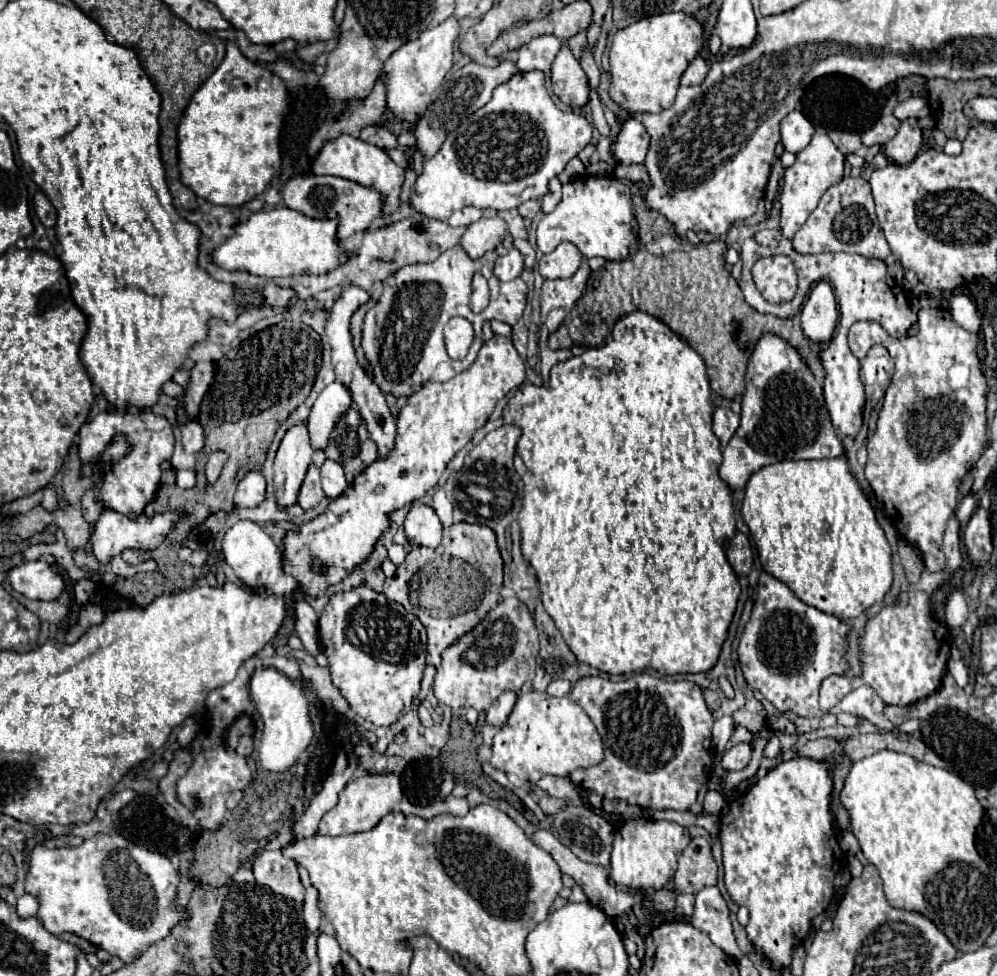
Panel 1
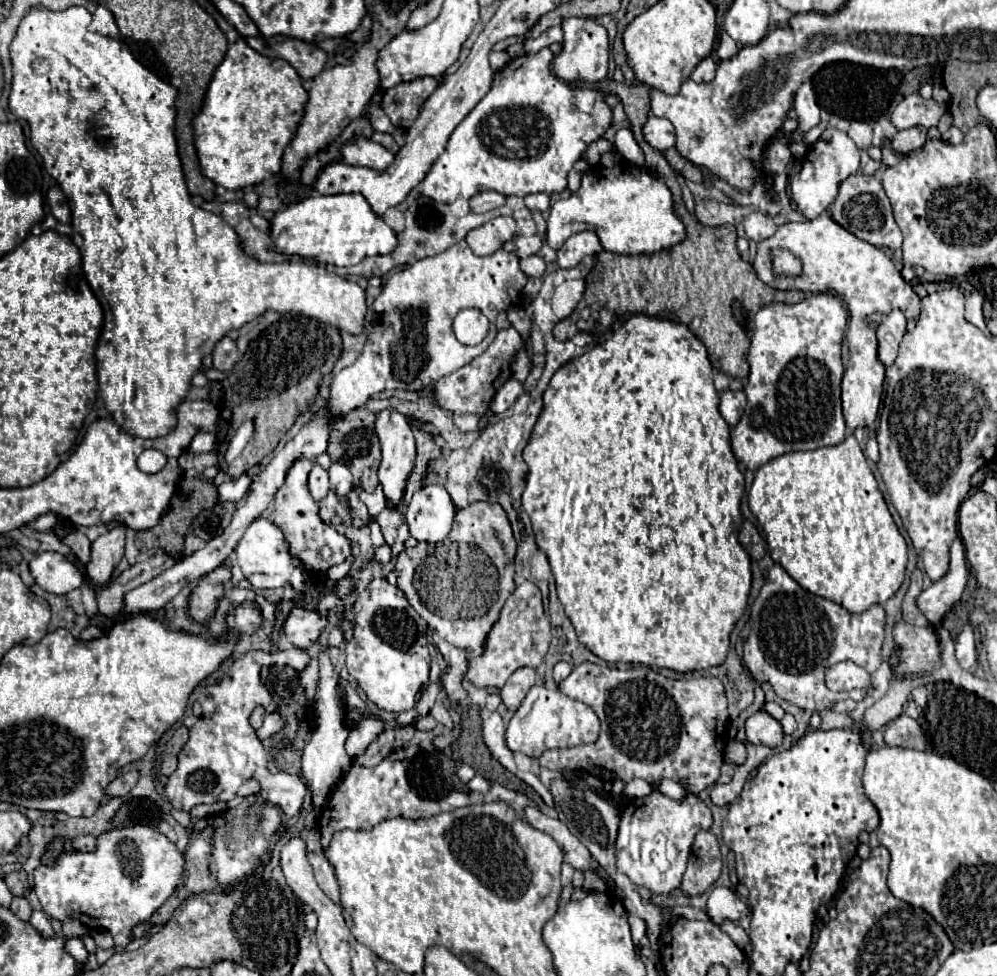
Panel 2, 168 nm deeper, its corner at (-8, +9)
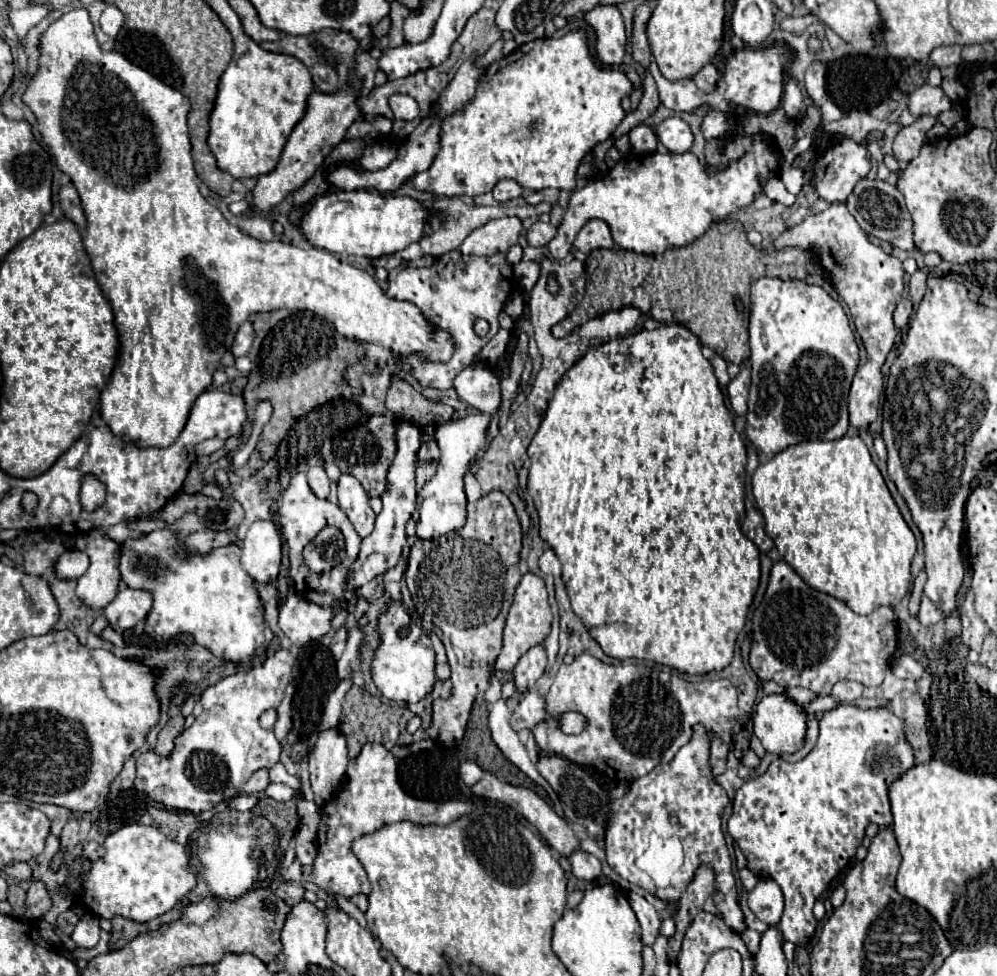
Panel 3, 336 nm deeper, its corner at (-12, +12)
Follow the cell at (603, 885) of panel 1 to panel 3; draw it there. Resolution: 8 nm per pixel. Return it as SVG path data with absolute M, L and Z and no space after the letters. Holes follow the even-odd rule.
M485 773L485 775L471 787L471 791L473 791L473 795L477 795L477 797L495 799L495 801L499 801L499 803L503 803L503 805L513 807L519 815L523 815L531 825L535 825L535 827L539 829L539 833L549 841L549 845L551 845L559 855L565 855L565 857L567 857L567 855L571 855L571 851L577 851L577 849L579 849L579 841L577 841L573 829L571 829L537 793L533 793L531 789L513 787L513 785L509 785L509 783L499 781L493 773Z

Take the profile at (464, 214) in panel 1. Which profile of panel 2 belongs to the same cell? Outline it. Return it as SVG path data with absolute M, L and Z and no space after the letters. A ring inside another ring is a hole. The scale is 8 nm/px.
M481 192L481 194L475 194L471 200L469 200L469 208L473 214L483 214L483 212L489 212L493 208L499 208L505 204L505 196L499 194L499 192Z

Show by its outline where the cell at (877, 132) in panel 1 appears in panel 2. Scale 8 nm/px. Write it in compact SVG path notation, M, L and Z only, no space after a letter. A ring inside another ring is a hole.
M913 92L911 96L903 98L901 104L893 110L891 124L897 130L911 128L911 126L931 128L931 126L937 126L943 114L945 114L945 108L941 104L937 104L935 100L923 100L917 92Z

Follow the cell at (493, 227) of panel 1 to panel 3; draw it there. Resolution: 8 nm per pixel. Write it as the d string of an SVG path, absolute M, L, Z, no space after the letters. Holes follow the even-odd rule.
M501 217L475 229L463 243L463 255L497 255L507 253L521 233L521 221L517 217Z

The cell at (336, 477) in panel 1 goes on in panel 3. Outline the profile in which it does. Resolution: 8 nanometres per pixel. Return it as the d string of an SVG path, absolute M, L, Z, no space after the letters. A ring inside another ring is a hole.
M347 473L339 477L337 487L339 487L339 507L345 511L355 531L359 531L361 537L367 537L373 531L375 523L375 513L369 507L367 491L353 475Z

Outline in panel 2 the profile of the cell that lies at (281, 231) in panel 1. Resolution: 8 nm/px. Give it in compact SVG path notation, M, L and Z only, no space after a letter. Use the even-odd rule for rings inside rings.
M361 194L309 196L289 204L271 218L271 248L287 256L315 258L323 266L353 266L365 256L389 254L397 246L395 232L371 210Z

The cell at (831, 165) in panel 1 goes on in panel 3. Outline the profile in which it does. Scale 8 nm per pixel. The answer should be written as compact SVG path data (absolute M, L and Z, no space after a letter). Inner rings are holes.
M845 139L817 159L811 185L827 203L845 203L857 181L867 177L869 169L869 151L853 139Z

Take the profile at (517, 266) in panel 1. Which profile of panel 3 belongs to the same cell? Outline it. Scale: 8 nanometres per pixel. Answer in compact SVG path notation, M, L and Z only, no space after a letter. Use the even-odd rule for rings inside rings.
M537 221L527 231L527 241L529 241L531 247L543 247L543 245L547 245L555 237L555 233L557 233L557 227L555 225Z

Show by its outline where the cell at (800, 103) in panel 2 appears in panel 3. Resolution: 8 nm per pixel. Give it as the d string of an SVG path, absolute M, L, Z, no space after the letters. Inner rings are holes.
M813 61L805 71L805 89L813 104L822 105L829 99L825 88L825 73L827 63Z

